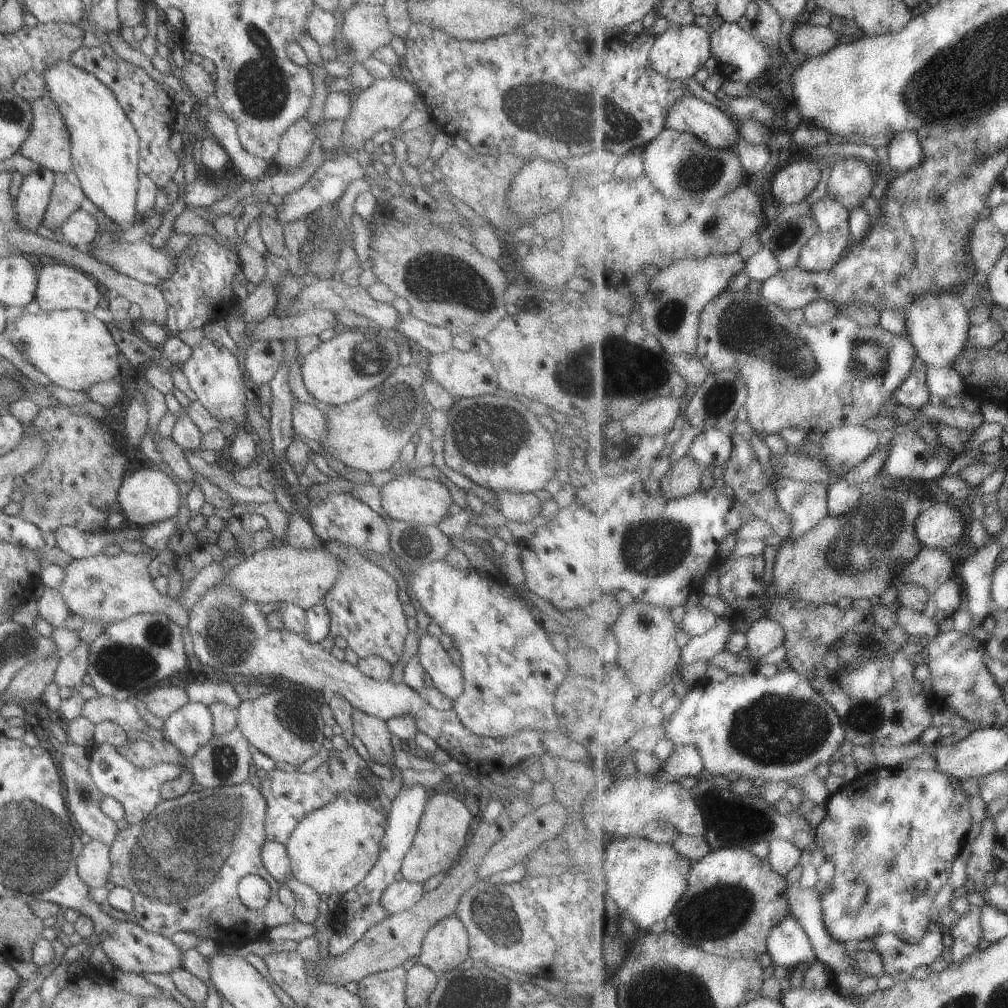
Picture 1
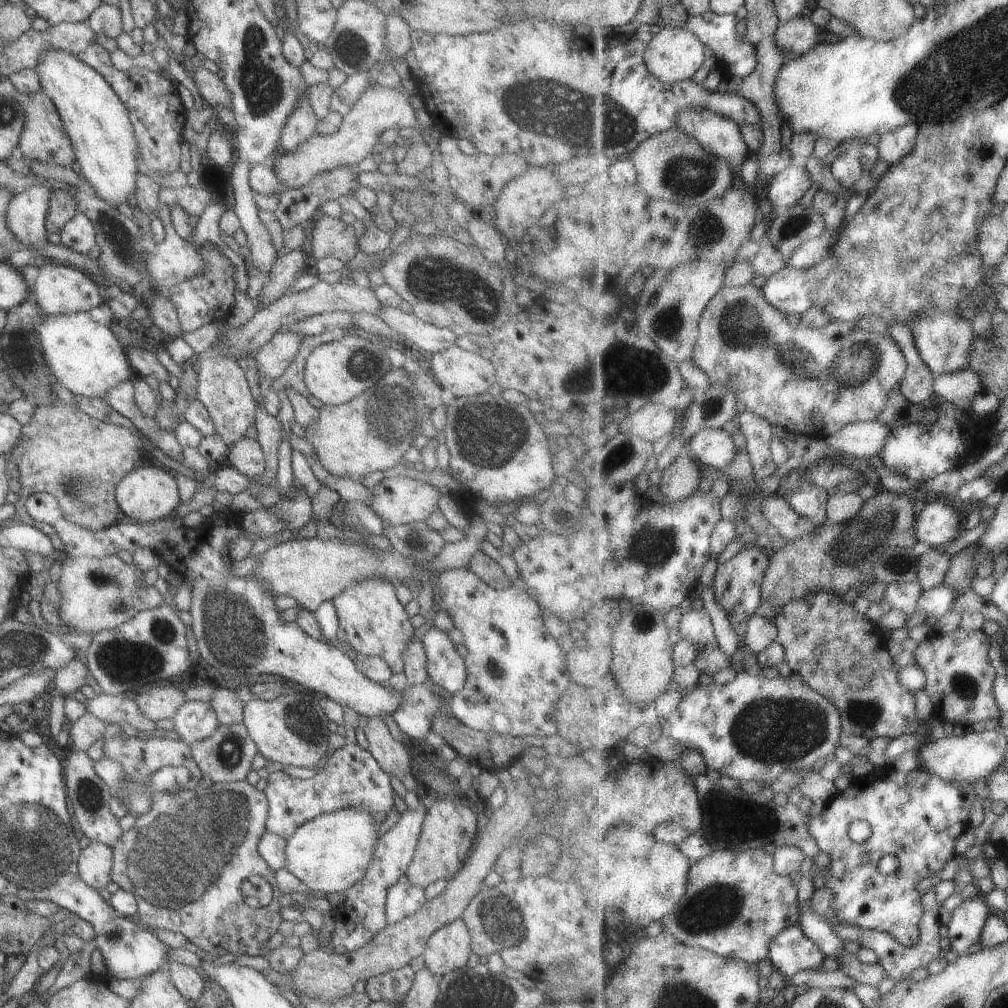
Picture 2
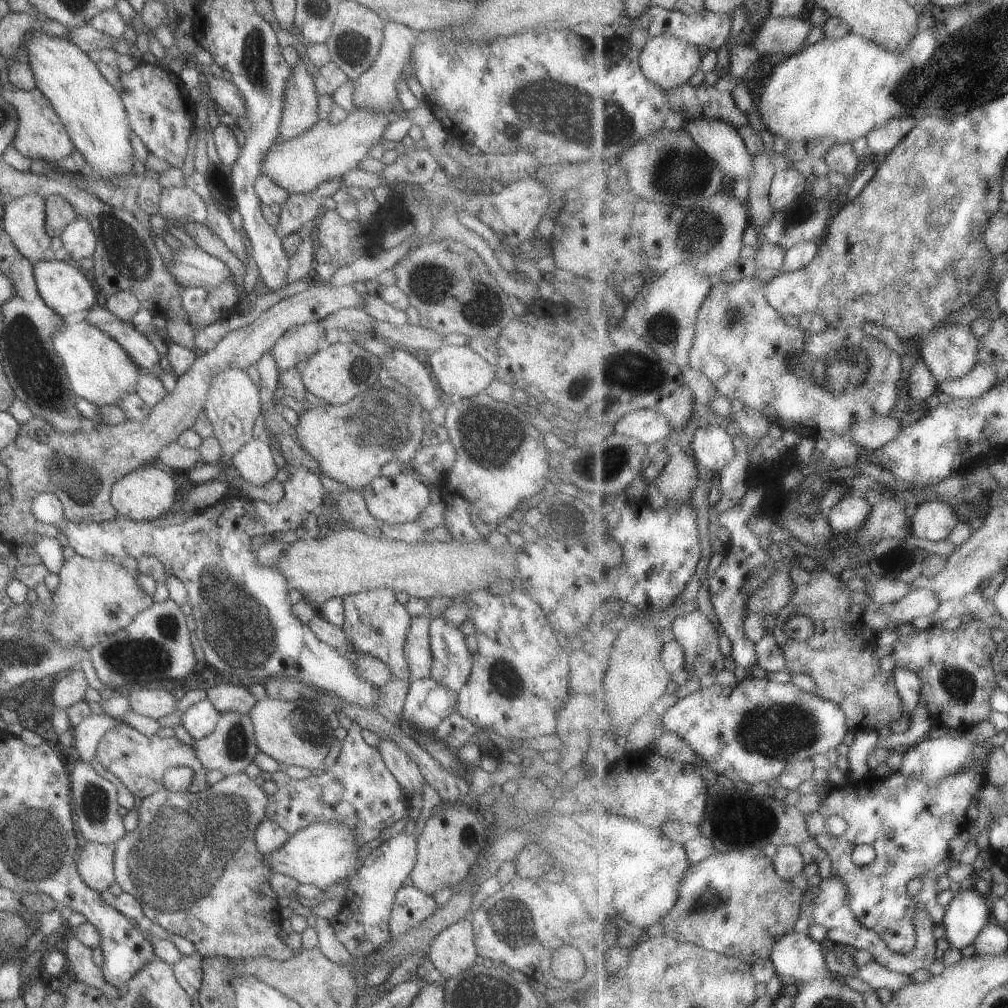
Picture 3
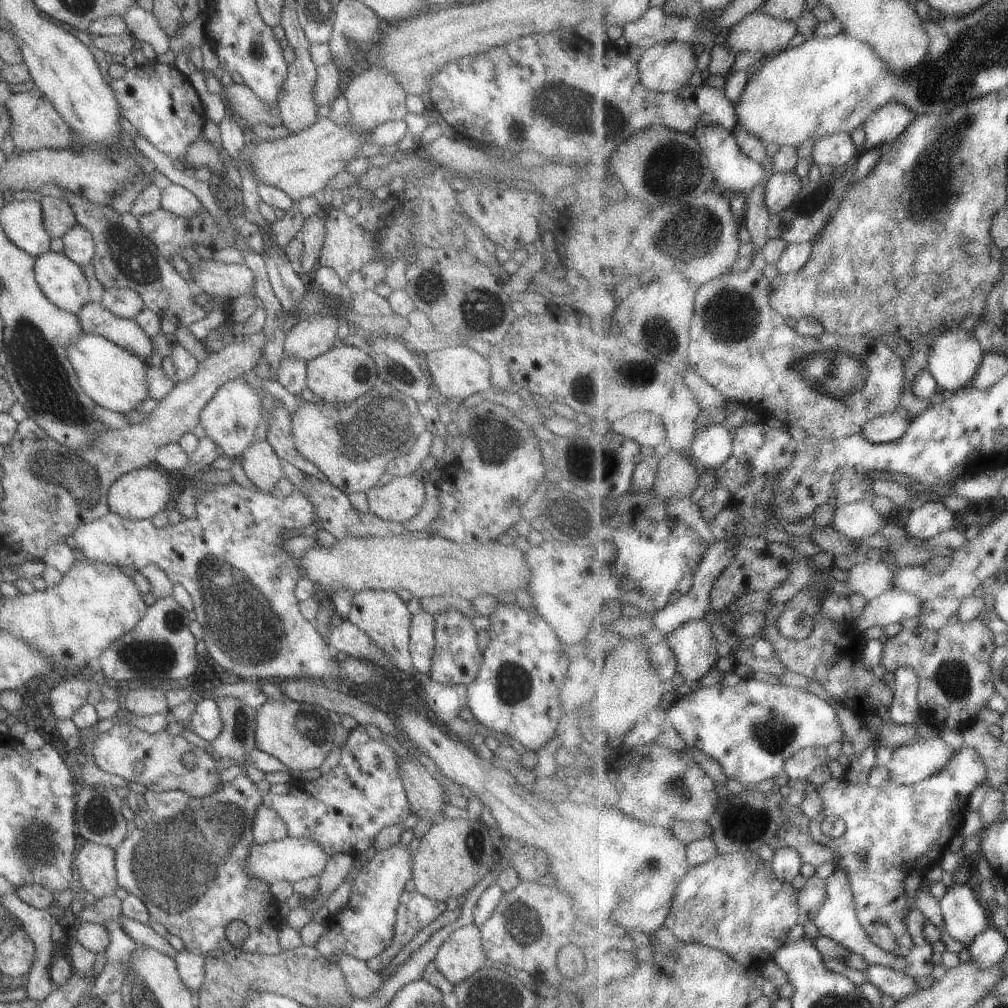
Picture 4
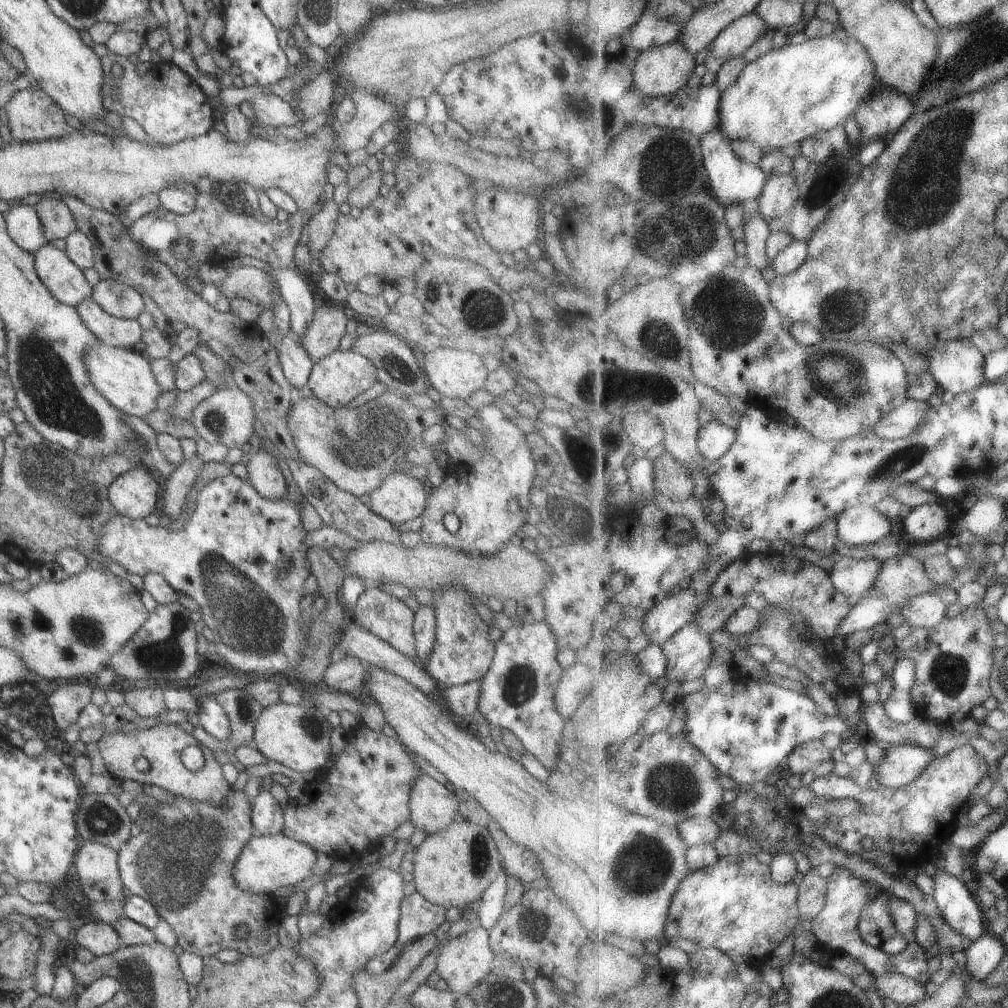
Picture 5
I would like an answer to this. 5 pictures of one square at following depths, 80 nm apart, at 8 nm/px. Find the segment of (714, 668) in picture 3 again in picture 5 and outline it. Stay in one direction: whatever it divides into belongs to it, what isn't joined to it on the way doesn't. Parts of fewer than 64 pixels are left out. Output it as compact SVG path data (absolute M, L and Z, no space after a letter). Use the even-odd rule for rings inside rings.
M695 625L684 626L677 634L662 644L668 656L668 680L683 684L696 681L705 671L713 658L712 642L709 634Z

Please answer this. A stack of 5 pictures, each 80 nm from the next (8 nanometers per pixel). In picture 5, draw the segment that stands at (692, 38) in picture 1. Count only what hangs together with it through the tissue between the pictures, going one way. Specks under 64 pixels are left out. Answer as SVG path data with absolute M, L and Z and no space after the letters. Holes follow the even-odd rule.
M673 41L650 48L640 53L635 63L635 86L648 97L664 97L679 93L685 88L693 70L695 70L693 53L681 42Z

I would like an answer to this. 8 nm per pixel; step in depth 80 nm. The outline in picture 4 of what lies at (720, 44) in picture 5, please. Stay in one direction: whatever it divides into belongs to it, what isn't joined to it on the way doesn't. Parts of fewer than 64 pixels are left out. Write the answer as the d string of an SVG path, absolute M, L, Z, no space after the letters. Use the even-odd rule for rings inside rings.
M759 10L745 15L733 25L725 42L736 55L759 51L771 56L783 49L787 50L787 44L795 34L795 23L776 19Z

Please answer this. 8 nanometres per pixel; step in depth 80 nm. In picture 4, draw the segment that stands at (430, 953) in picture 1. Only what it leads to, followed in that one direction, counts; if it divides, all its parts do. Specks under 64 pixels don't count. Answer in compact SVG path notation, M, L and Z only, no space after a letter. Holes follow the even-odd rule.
M475 923L451 931L432 958L435 968L453 985L488 965Z

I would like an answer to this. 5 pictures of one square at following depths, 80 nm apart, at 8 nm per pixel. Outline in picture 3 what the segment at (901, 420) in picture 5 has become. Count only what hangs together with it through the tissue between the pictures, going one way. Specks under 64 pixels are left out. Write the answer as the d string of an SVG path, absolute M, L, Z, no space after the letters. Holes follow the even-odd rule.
M895 416L869 417L858 425L849 435L863 450L874 451L895 440L903 430L903 424Z

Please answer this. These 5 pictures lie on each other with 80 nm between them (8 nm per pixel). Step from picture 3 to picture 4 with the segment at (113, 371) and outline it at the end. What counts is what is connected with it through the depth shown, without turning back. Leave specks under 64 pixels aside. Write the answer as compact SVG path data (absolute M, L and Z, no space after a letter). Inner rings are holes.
M82 330L66 345L65 354L72 364L82 393L96 405L124 415L135 411L148 398L146 370L149 364L127 349Z

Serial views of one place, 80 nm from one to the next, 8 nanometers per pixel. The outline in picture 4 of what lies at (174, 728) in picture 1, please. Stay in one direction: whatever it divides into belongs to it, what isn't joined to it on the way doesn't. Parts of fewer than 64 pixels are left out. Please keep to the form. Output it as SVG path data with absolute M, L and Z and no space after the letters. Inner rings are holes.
M213 698L196 699L190 721L186 729L193 732L203 742L213 740L221 732L222 722L215 700Z

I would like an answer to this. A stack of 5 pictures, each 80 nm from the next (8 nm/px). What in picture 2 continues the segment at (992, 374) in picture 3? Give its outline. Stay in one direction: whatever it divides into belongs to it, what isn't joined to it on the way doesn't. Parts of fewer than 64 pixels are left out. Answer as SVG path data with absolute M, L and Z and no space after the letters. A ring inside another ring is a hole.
M971 370L934 374L933 388L936 398L953 404L984 393L983 378Z

